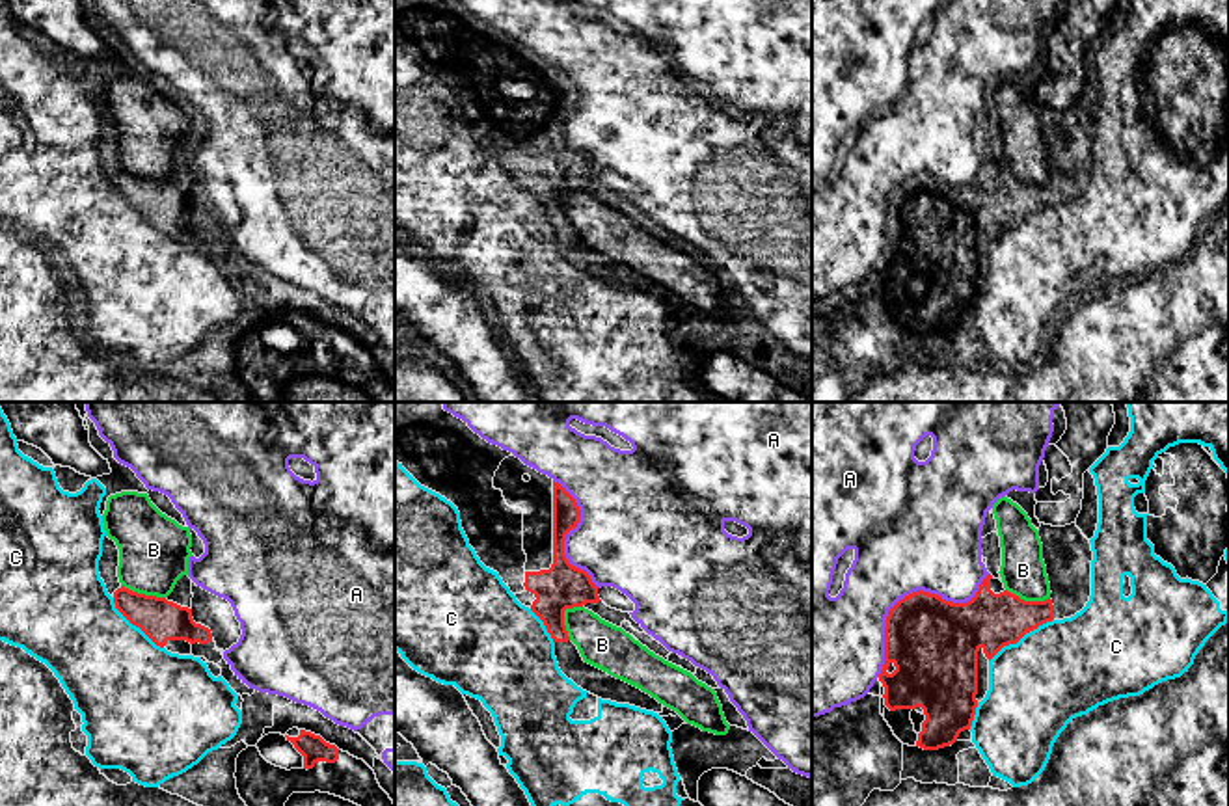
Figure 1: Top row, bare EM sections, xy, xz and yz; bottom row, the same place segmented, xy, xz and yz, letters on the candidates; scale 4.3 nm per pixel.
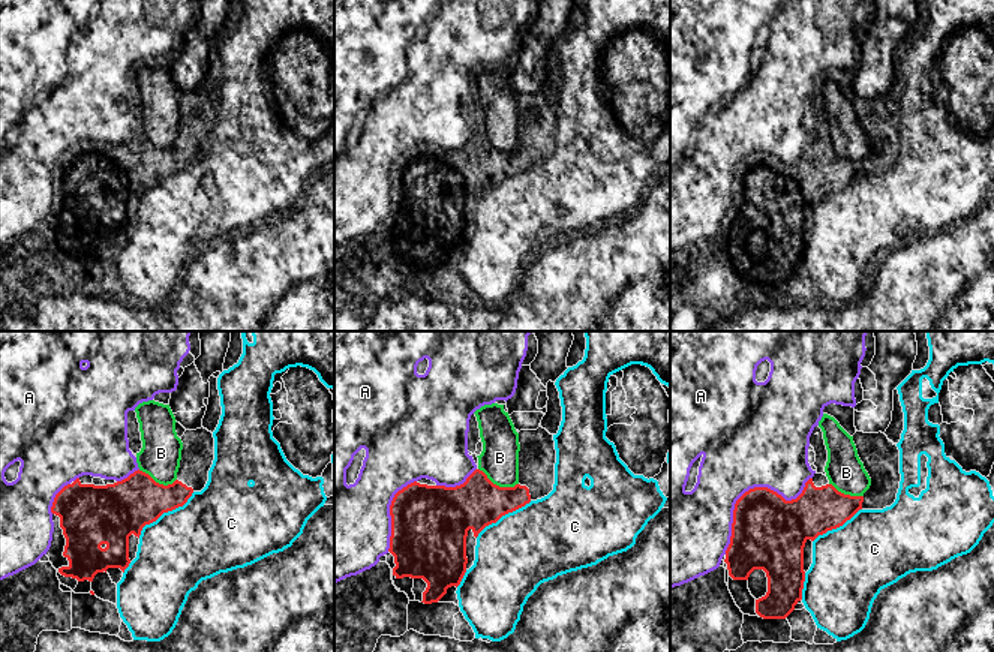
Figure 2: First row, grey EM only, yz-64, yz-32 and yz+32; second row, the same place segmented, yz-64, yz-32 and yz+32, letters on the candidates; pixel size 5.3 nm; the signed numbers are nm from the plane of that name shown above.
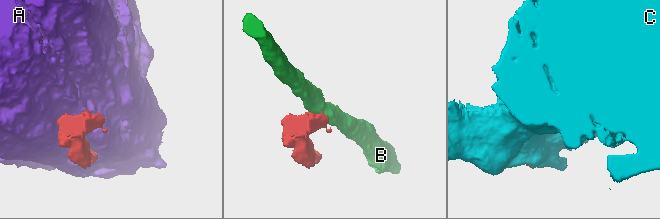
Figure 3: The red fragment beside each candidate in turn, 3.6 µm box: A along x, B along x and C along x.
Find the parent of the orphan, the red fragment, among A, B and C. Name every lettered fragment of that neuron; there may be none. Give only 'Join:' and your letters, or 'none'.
Join: none

